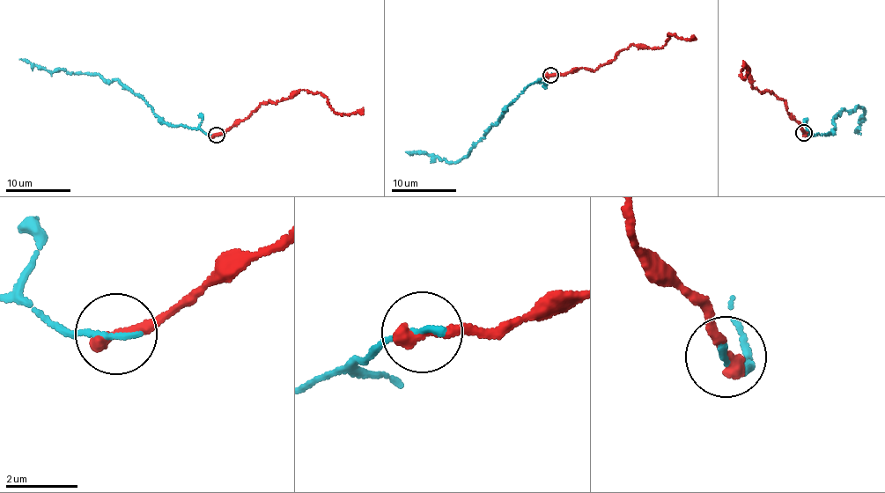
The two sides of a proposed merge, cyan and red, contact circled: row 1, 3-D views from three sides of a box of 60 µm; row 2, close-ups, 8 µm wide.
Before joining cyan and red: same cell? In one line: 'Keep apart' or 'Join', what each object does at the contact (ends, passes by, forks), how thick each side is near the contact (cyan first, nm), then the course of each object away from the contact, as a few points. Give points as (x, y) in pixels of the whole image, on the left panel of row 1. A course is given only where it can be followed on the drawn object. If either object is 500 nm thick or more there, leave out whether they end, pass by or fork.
Join. At the ring cyan ends. At the ring red ends. Thickness 190 nm (cyan) against 400 nm. Course of cyan: (217, 135), (170, 126), (145, 100), (117, 80), (108, 82), (98, 75), (47, 70), (19, 59). Course of red: (217, 135), (269, 101), (276, 103), (304, 90), (327, 98), (335, 113), (358, 111), (363, 114)

